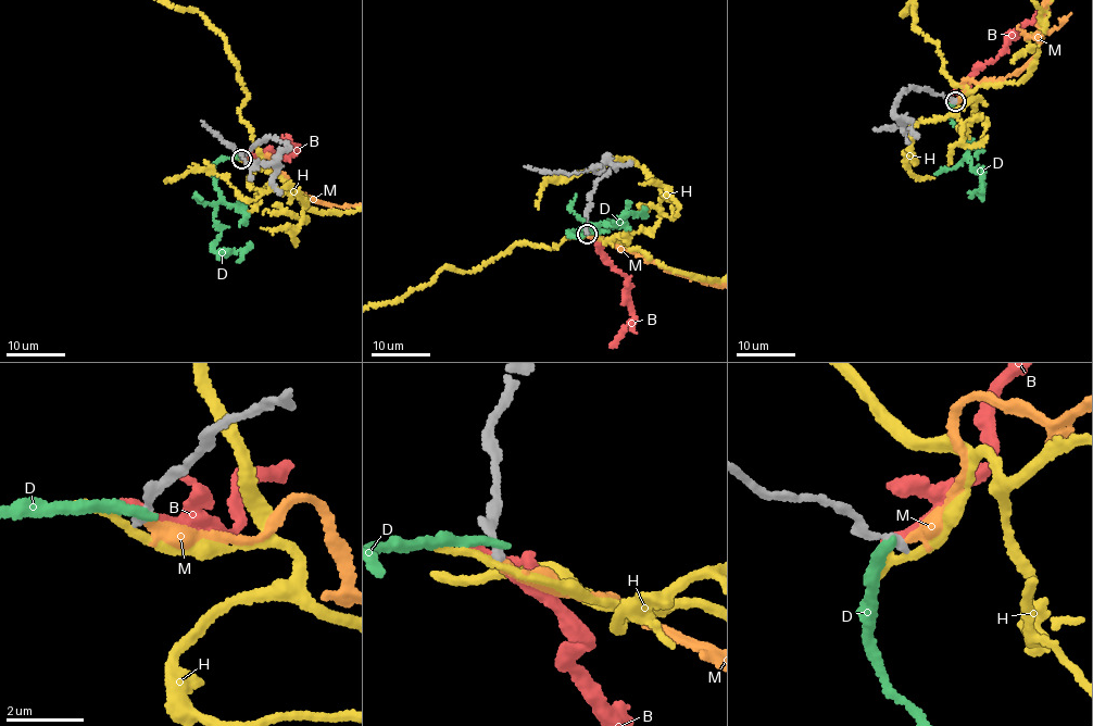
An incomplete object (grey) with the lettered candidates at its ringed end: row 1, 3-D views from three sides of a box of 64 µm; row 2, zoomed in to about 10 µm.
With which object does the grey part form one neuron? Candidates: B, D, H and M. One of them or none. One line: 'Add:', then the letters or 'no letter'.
Add: no letter

